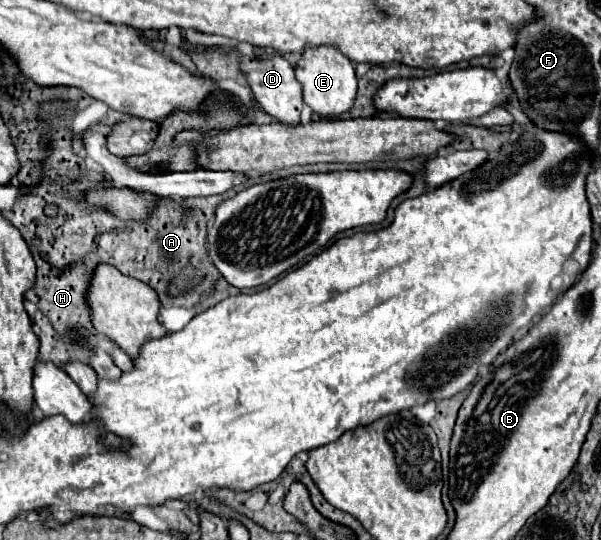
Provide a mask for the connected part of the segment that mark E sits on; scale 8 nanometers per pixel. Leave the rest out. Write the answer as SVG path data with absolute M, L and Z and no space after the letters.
M334 47L306 49L296 63L296 79L302 85L304 103L320 117L334 117L354 107L356 101L356 75L352 61Z

